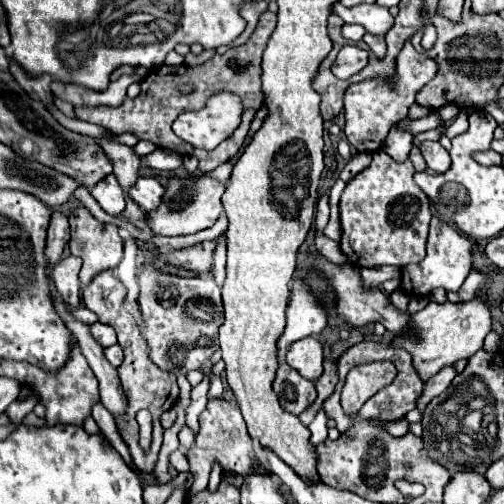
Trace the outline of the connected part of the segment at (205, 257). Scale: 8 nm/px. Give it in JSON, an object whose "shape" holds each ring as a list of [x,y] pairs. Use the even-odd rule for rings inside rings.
{"shape":[[[203,241],[195,247],[161,253],[161,259],[173,265],[183,265],[193,273],[209,273],[213,265],[213,249],[215,249],[215,241]]]}

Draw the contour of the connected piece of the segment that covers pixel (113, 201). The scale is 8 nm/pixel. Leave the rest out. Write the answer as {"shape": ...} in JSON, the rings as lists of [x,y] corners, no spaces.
{"shape":[[[107,175],[103,177],[93,189],[91,195],[97,199],[97,203],[103,207],[105,213],[109,215],[119,215],[125,209],[125,199],[123,199],[123,191],[119,189],[119,183],[115,179],[115,175]]]}

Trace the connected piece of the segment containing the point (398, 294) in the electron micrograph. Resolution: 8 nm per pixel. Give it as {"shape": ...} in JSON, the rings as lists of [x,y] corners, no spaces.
{"shape":[[[397,289],[397,291],[391,293],[391,303],[395,305],[397,311],[405,313],[407,311],[407,305],[409,305],[409,295],[403,293],[403,289]]]}

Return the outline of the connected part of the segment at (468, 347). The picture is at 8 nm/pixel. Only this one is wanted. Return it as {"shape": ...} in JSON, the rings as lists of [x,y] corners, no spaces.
{"shape":[[[473,299],[467,303],[429,303],[425,309],[409,315],[409,325],[405,331],[397,333],[391,341],[393,347],[403,347],[413,355],[413,367],[421,381],[431,379],[443,367],[453,365],[459,359],[471,357],[483,347],[483,339],[491,329],[491,315],[483,299]]]}

